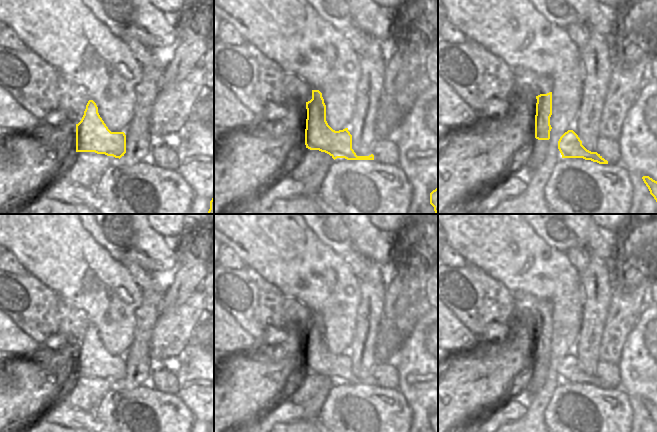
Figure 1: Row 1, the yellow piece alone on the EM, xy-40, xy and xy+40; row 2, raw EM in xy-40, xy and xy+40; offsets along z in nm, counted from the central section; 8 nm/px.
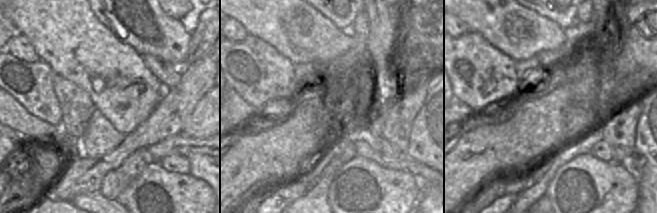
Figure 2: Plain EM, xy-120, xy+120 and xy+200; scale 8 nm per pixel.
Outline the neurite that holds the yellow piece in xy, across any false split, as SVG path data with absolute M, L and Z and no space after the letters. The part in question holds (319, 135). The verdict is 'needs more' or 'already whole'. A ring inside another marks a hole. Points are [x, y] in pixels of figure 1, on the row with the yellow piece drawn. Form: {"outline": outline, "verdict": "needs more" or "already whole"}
{"outline": "M312 90L312 99L306 102L307 119L305 145L310 150L329 154L334 160L374 160L374 155L357 156L352 149L352 135L348 128L333 130L326 121L326 105L319 90Z", "verdict": "already whole"}

